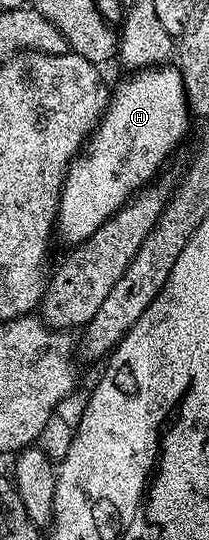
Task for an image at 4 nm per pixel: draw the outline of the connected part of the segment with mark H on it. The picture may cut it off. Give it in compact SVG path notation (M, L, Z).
M154 66L152 68L143 68L132 73L130 80L125 80L116 89L112 89L109 97L109 105L105 108L105 114L101 117L96 128L93 130L93 135L87 141L87 153L89 156L82 155L80 158L74 159L69 166L69 172L65 175L65 185L61 191L61 201L57 207L57 226L55 229L56 235L61 236L69 243L69 246L76 246L82 244L87 238L91 238L91 234L95 234L95 230L99 230L110 220L120 208L127 203L127 201L134 194L141 191L142 188L154 183L158 179L157 171L164 166L169 160L169 155L180 146L185 140L185 135L189 132L189 120L191 121L191 105L189 97L185 90L185 79L182 78L180 71L176 67L170 66Z

